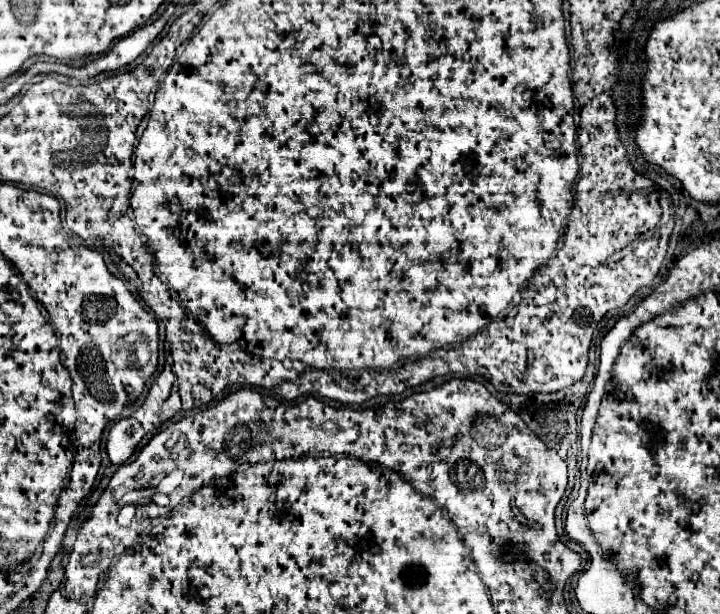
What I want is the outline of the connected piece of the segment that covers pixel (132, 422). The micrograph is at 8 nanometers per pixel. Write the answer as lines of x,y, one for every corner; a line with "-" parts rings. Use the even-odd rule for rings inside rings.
137,416
119,420
111,430
107,438
107,454
113,464
125,464
129,456
135,452
139,440
137,440

